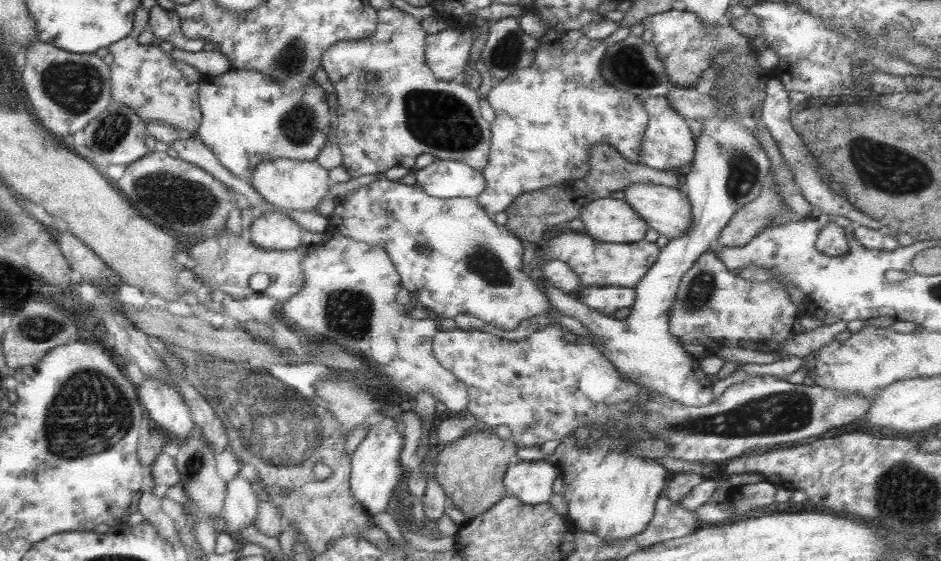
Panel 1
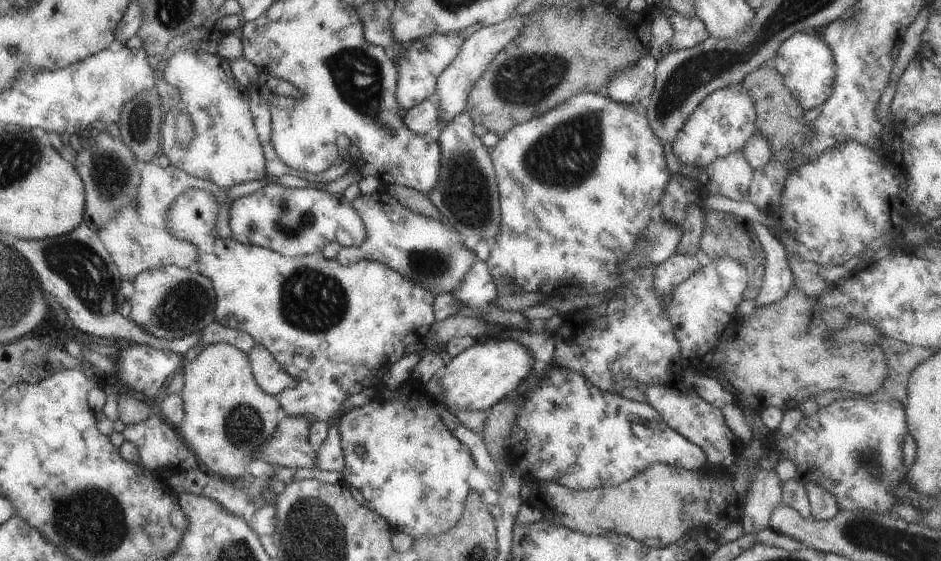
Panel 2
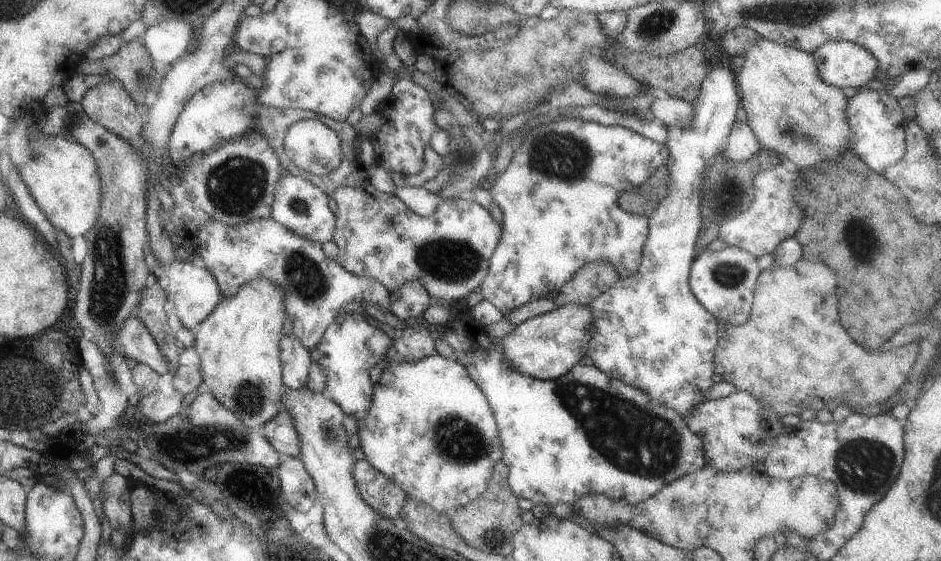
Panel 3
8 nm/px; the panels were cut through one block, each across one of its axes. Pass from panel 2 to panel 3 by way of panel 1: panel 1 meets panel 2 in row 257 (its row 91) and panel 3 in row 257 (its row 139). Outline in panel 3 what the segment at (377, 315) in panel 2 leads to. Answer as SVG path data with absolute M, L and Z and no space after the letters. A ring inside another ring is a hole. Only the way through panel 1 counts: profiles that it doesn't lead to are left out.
M271 218L253 219L243 224L227 226L221 222L205 220L201 228L197 228L197 246L196 252L201 260L201 265L217 282L217 288L220 289L221 299L233 296L239 288L249 284L251 280L269 280L271 284L277 284L282 292L285 292L285 320L291 324L291 333L295 340L299 340L306 350L313 350L313 347L319 342L322 332L327 328L334 317L340 312L339 308L357 302L357 304L369 304L375 306L383 312L389 310L389 291L377 282L363 276L355 276L341 268L334 260L327 258L321 250L321 245L311 242L305 238L289 232L281 224L277 224Z

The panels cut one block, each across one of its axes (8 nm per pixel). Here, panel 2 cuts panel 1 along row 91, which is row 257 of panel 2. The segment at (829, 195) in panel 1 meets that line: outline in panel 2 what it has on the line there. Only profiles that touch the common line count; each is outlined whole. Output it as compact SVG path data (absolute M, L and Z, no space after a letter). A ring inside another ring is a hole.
M750 221L749 228L757 236L758 243L765 253L764 276L760 282L754 308L765 308L771 302L781 300L793 284L792 274L786 261L783 245L775 236L757 222Z

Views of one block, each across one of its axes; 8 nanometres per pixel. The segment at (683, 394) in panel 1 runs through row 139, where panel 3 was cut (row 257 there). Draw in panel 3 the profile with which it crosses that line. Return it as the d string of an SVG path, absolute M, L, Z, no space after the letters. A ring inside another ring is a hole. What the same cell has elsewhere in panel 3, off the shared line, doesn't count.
M727 247L723 250L703 250L695 256L688 272L688 288L691 296L720 324L737 326L747 320L752 305L752 294L760 273L757 257L747 250Z

